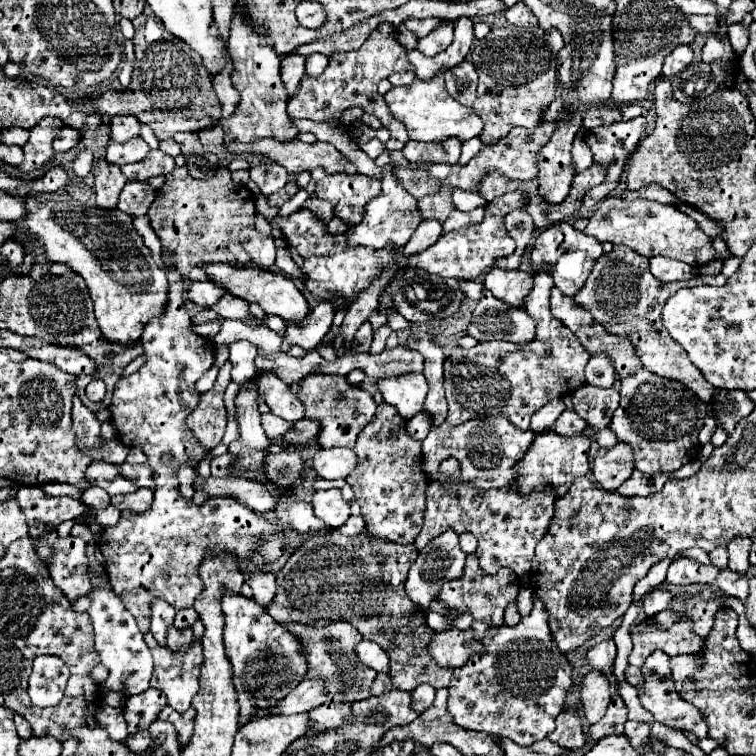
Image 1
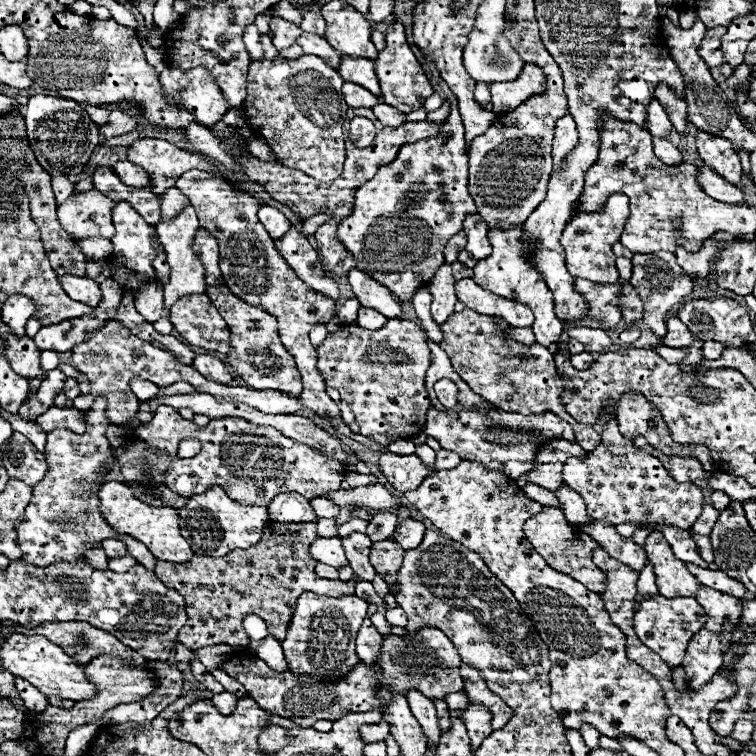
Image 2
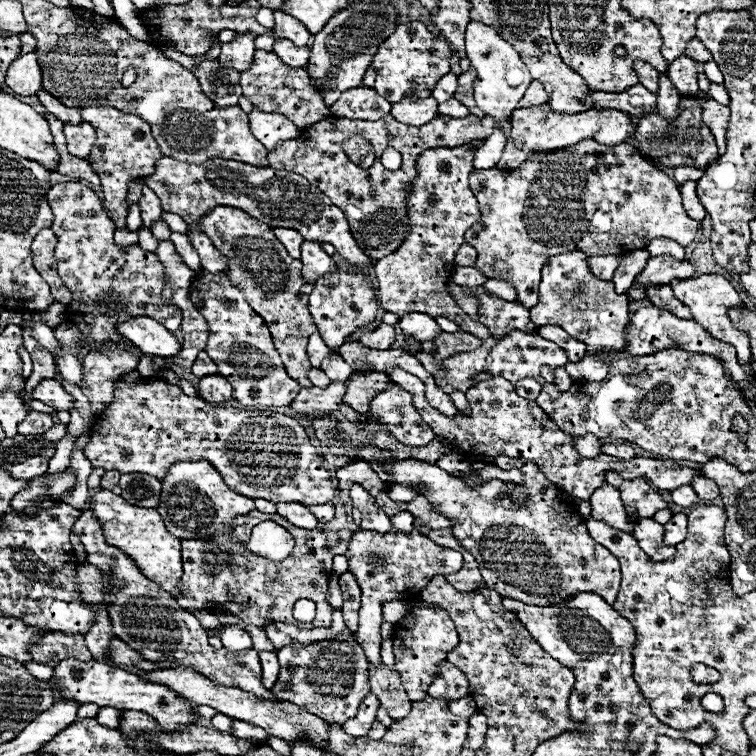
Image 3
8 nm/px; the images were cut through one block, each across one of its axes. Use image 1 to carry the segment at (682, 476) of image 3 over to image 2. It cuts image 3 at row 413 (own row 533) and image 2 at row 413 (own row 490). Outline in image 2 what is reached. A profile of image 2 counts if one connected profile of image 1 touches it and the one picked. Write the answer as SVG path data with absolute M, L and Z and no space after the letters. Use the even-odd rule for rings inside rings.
M430 408L426 412L426 436L440 442L444 450L454 450L462 460L478 460L486 464L486 468L500 470L512 480L520 478L522 474L532 472L534 456L540 446L550 440L570 440L576 442L574 430L570 424L562 422L552 412L544 414L516 414L504 410L488 410L488 412L474 412L474 410L436 410Z

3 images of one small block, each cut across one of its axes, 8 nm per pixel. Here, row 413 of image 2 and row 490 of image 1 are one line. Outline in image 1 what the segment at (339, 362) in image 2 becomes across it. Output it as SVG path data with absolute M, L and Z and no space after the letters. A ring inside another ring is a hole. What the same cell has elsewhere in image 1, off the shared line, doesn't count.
M382 402L376 410L376 416L368 426L362 428L362 434L358 434L358 442L354 446L354 452L358 456L358 466L352 470L352 474L346 478L346 482L354 490L354 498L362 508L362 516L366 520L366 530L372 536L386 538L390 542L398 544L412 544L422 528L422 514L426 504L426 486L430 484L428 474L422 470L422 440L416 440L408 432L408 420L402 418L394 406Z

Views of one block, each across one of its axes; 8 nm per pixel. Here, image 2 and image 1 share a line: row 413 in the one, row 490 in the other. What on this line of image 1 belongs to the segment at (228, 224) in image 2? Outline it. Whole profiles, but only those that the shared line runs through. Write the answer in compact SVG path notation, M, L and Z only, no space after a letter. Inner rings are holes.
M316 490L312 498L314 514L330 528L338 528L350 516L350 506L342 500L340 490Z

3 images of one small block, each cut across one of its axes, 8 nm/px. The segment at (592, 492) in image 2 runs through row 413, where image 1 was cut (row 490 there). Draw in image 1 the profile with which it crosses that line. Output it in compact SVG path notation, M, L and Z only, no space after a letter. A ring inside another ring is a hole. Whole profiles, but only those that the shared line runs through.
M618 442L614 448L600 448L594 460L594 480L608 492L614 492L634 470L634 456L630 446Z

